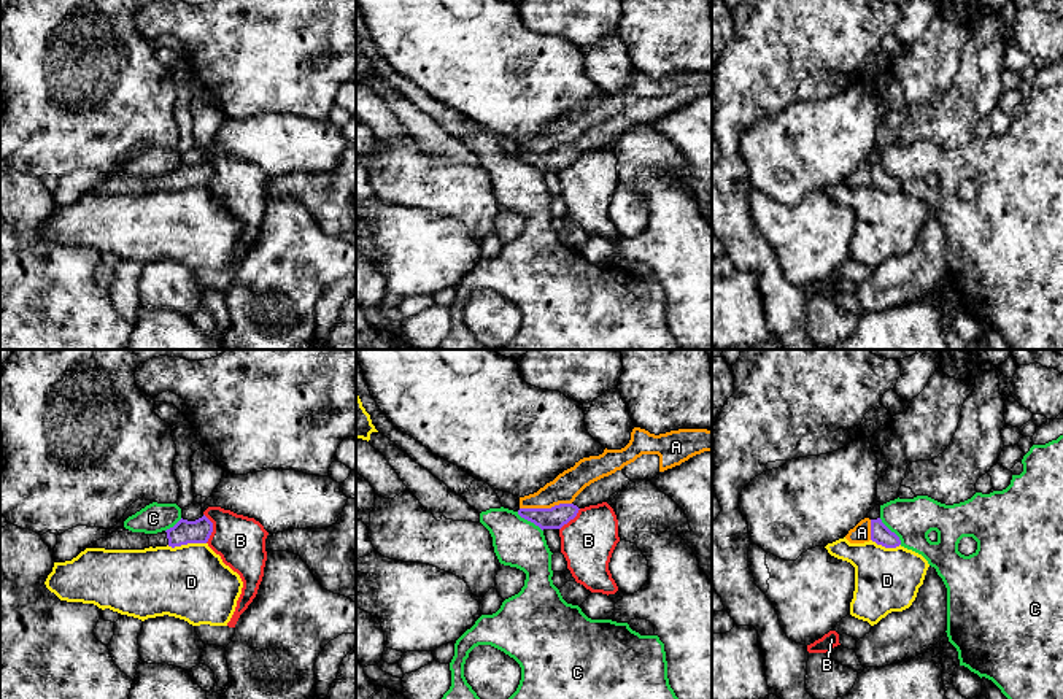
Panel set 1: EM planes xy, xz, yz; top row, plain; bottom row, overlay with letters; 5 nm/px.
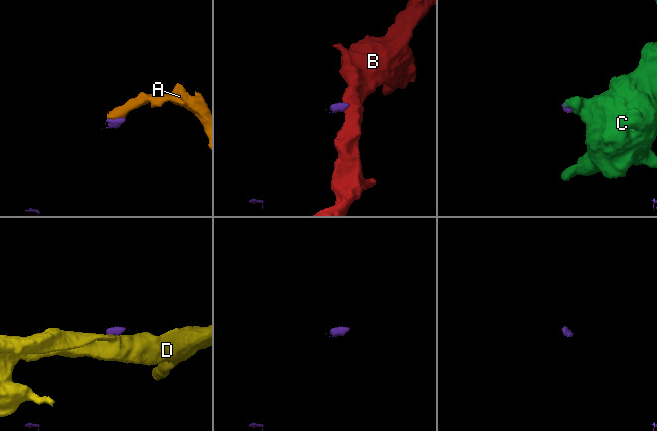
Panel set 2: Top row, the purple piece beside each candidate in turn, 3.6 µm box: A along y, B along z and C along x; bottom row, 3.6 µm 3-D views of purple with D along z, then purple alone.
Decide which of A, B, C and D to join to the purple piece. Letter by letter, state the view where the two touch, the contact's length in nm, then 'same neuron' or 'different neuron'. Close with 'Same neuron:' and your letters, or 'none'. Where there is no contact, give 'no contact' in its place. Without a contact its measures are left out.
A: xz | 260 nm | same neuron
B: xy | 150 nm | different neuron
C: yz | 180 nm | different neuron
D: xy | 200 nm | different neuron
Same neuron: A

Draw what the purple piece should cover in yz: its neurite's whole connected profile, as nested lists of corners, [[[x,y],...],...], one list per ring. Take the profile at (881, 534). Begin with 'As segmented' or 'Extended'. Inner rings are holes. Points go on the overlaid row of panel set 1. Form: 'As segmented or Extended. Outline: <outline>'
Extended. Outline: [[[880,518],[861,519],[853,529],[848,531],[845,539],[850,543],[864,543],[864,542],[876,542],[877,545],[882,545],[885,548],[896,548],[901,545],[899,537],[891,532]]]

